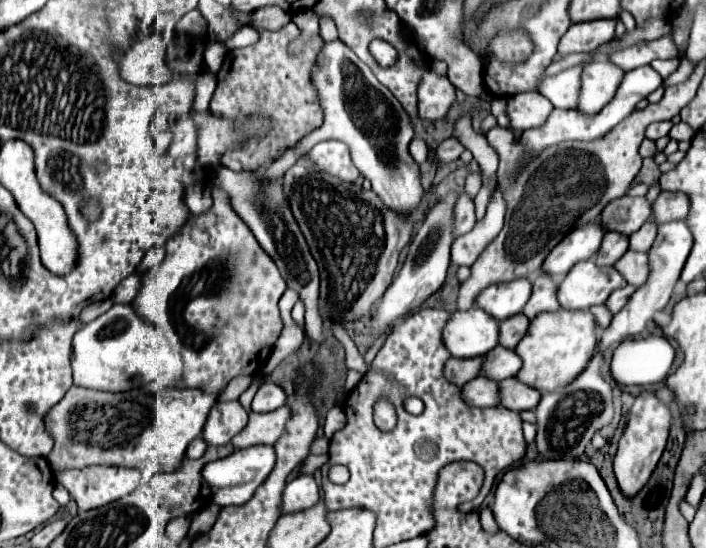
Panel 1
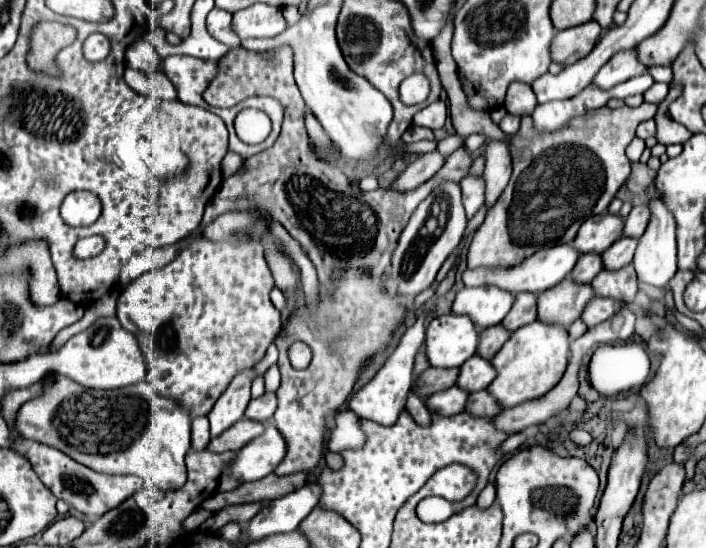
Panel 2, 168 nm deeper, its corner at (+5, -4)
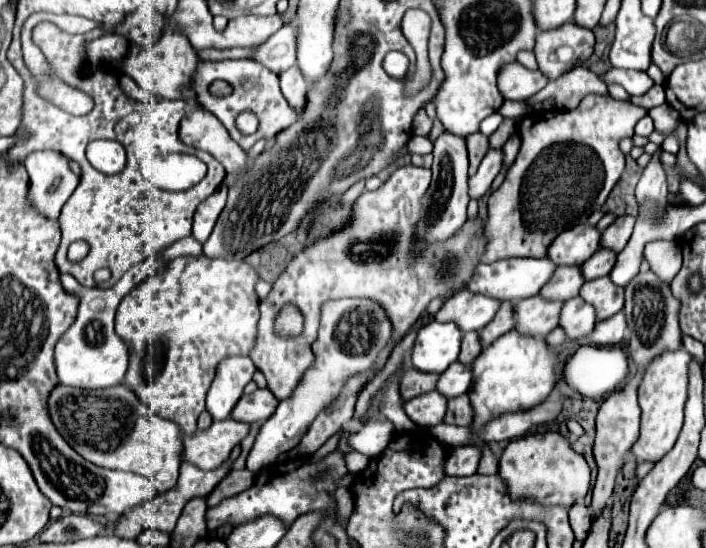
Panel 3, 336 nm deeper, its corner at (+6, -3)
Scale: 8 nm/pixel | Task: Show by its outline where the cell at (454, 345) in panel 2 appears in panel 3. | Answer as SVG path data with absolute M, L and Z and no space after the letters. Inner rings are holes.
M430 320L428 324L424 324L418 330L418 336L414 340L414 348L412 348L412 364L416 370L420 372L434 372L434 374L442 374L452 362L458 360L460 354L460 338L462 332L458 330L458 326L454 322L436 322Z

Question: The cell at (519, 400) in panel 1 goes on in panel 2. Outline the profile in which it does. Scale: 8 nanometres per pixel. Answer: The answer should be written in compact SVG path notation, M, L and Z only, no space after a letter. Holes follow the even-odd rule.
M477 391L477 393L471 393L469 395L469 403L467 403L467 411L481 417L481 415L487 415L487 417L495 417L499 415L503 409L501 405L497 403L497 399L487 391Z

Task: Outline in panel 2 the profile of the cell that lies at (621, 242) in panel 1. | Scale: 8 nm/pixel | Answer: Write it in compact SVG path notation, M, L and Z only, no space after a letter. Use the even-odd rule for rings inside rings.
M585 253L585 255L581 255L575 269L571 271L571 277L579 283L589 283L601 269L603 269L601 253Z

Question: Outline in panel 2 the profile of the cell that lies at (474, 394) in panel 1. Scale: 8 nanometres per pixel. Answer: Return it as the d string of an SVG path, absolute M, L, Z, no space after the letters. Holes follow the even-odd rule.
M453 385L453 387L445 389L445 391L435 393L427 401L429 401L427 407L433 409L433 411L437 411L439 415L457 415L457 413L465 411L467 401L469 401L469 393L463 391L461 387Z

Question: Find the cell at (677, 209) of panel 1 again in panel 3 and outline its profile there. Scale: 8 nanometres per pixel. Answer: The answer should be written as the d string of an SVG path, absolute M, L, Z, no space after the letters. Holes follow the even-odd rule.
M620 216L616 218L604 232L600 238L600 248L608 248L612 252L622 252L622 248L628 244L628 238L632 234L636 218L634 216Z

